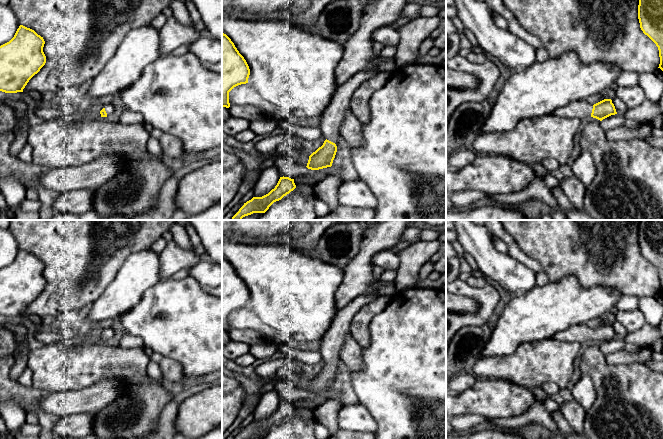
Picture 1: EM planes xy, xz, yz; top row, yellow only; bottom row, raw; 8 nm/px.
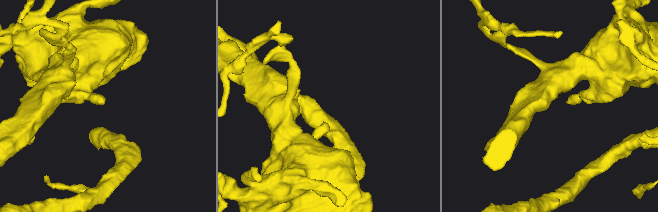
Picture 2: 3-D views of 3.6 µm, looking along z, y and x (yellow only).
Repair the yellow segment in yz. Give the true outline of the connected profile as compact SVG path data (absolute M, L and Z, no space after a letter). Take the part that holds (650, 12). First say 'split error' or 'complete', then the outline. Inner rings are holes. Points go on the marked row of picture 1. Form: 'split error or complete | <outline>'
complete | M639 0L638 19L640 28L658 47L663 71L663 0Z

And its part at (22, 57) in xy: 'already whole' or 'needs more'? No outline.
already whole

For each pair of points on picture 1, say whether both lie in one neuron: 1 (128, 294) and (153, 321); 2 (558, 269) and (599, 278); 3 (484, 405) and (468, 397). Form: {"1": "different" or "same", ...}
{"1": "different", "2": "same", "3": "same"}

